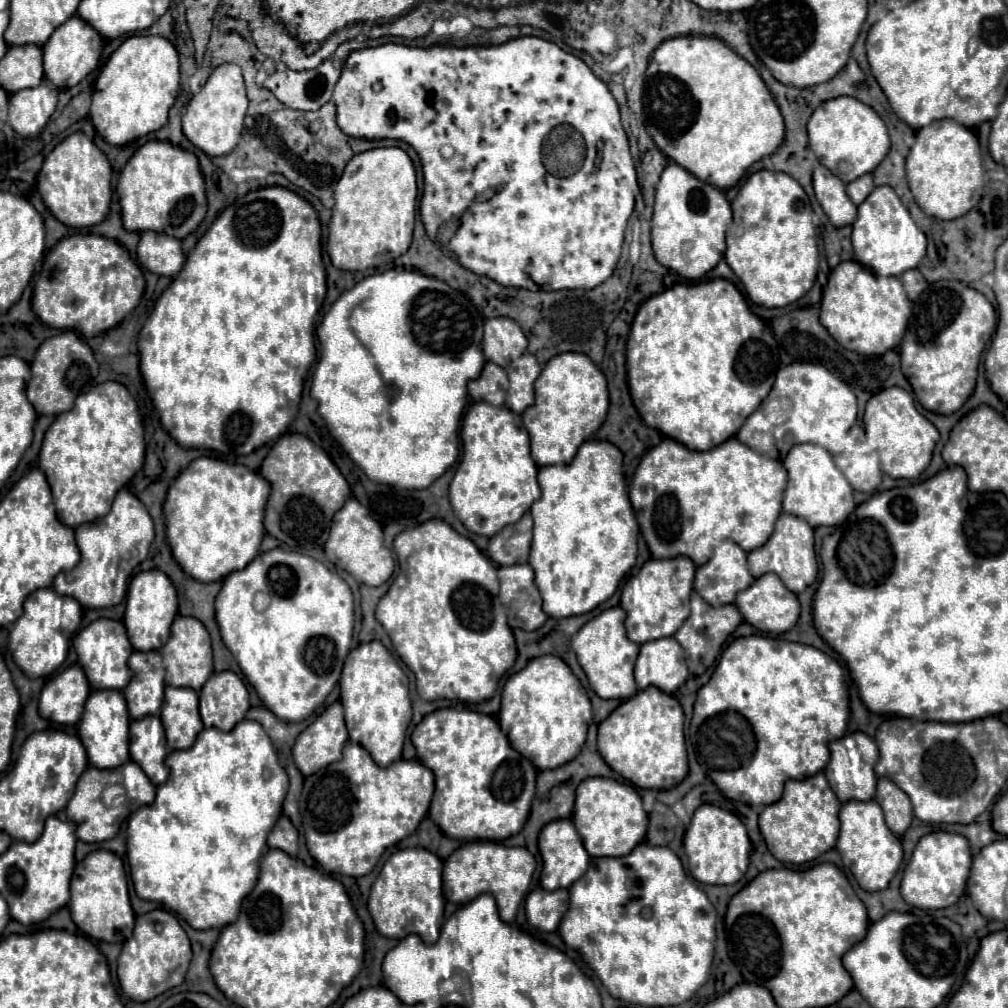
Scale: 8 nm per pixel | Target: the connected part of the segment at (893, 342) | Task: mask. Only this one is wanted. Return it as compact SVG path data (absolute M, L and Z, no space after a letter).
M843 261L833 269L827 287L823 291L821 301L821 323L827 327L831 337L843 345L849 351L855 351L859 355L883 355L891 349L897 349L903 333L907 331L907 323L911 317L911 301L907 299L907 293L897 277L879 277L871 269L859 265L857 261Z

